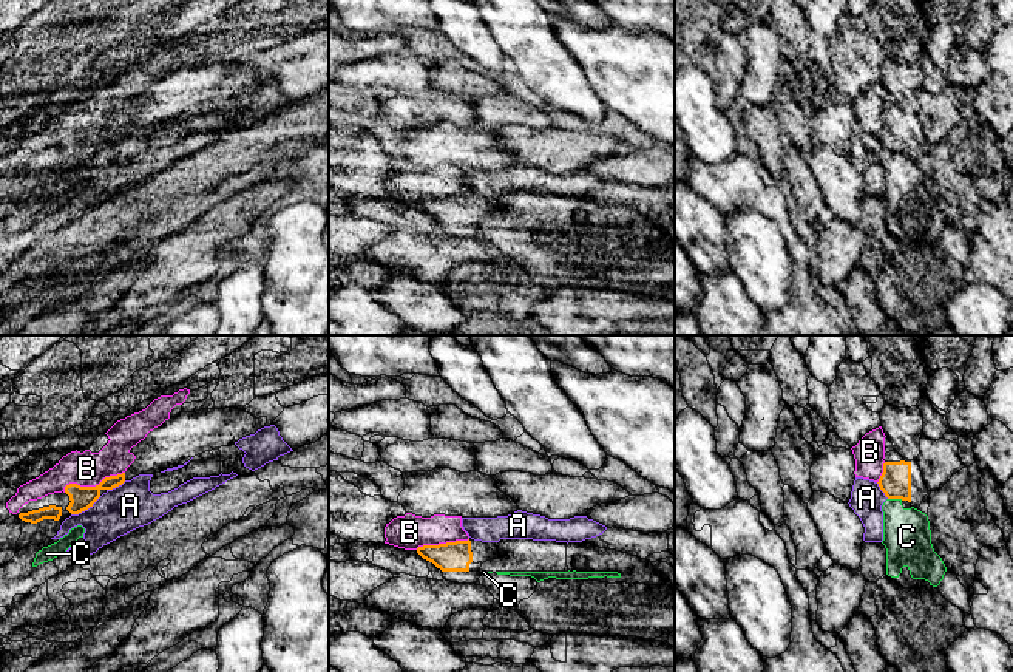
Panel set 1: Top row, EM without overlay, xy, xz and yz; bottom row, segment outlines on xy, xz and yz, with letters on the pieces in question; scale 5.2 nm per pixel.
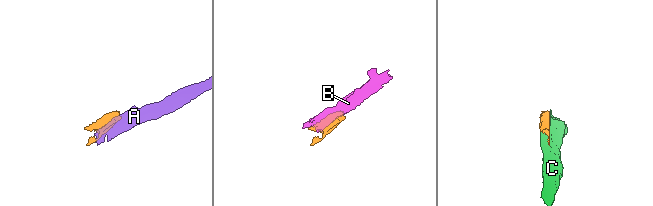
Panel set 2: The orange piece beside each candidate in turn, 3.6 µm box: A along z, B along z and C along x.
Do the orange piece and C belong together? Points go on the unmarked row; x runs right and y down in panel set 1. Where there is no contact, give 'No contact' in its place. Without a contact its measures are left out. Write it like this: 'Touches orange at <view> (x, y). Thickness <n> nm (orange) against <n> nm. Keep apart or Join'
Touches orange at yz (896, 152). Thickness 160 nm (orange) against 260 nm. Keep apart

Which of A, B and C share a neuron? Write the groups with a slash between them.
A / B / C

